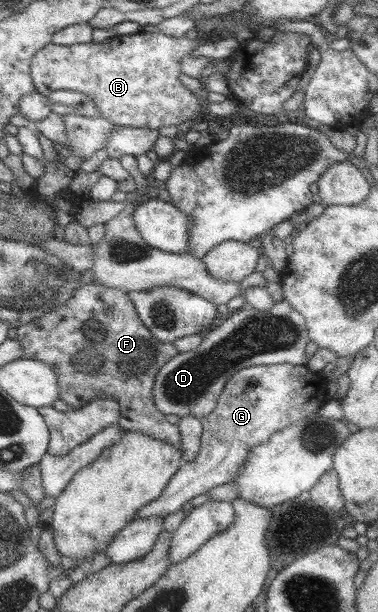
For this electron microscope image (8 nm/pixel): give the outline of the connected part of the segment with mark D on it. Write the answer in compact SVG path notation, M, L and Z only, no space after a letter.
M285 301L277 302L267 311L243 307L230 311L223 320L202 333L199 347L177 353L155 374L151 387L153 406L161 414L175 414L179 418L207 416L229 376L249 366L269 366L275 364L306 364L305 346L308 337L300 315Z

